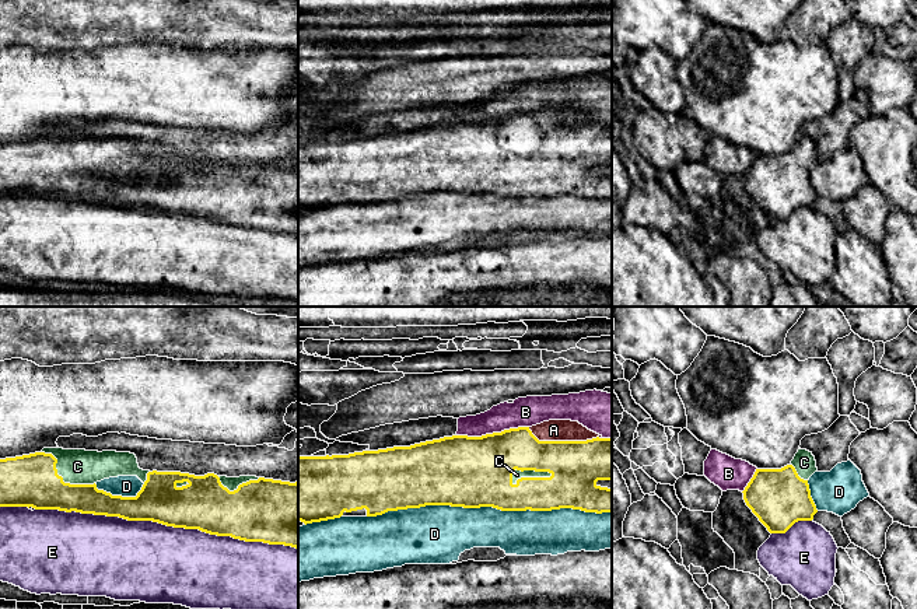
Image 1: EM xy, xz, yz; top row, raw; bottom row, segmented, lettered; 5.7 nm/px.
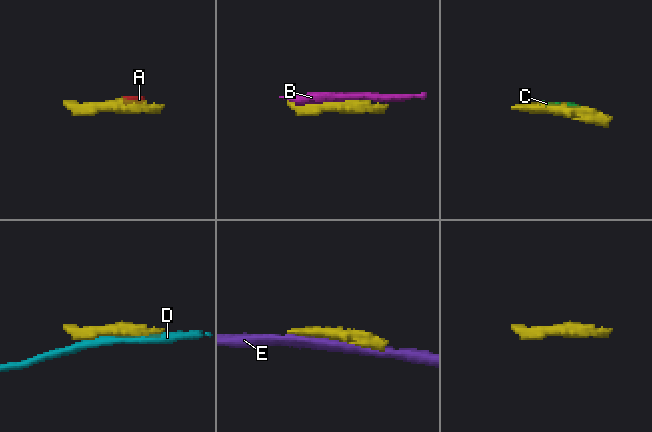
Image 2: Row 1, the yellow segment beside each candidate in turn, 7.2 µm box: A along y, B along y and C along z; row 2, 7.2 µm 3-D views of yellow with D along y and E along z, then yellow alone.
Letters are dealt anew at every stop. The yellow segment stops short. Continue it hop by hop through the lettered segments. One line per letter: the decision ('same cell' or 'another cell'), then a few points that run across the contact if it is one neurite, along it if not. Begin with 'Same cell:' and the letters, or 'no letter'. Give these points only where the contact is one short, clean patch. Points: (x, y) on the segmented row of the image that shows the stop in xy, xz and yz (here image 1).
Same cell: A, C
A: same cell
B: another cell
C: same cell
D: another cell
E: another cell

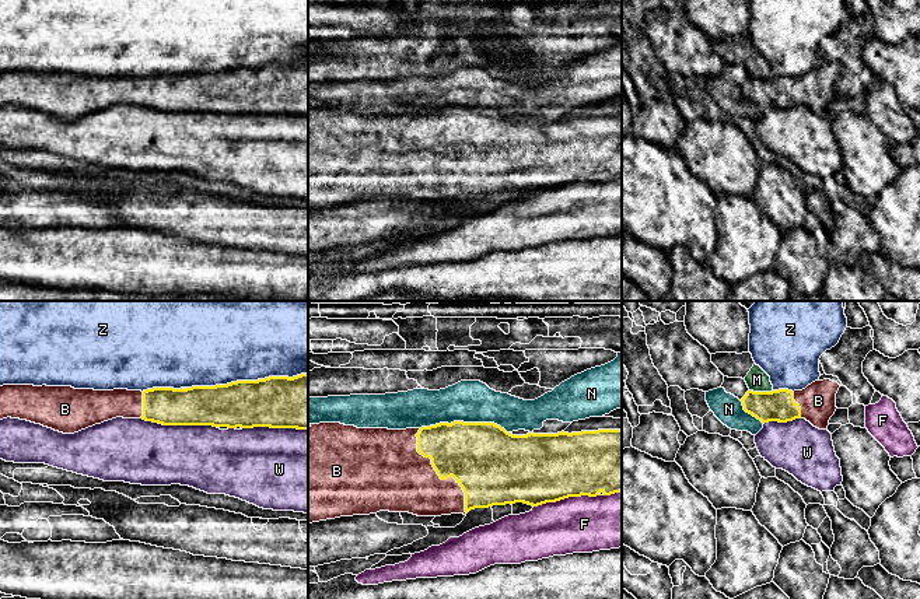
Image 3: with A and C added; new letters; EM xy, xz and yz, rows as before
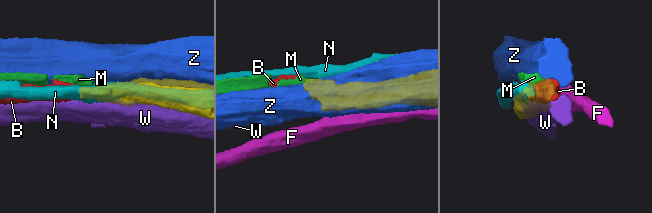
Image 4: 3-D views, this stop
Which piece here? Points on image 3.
Same cell: B
B: same cell
F: another cell
M: another cell
N: another cell
W: another cell
Z: another cell

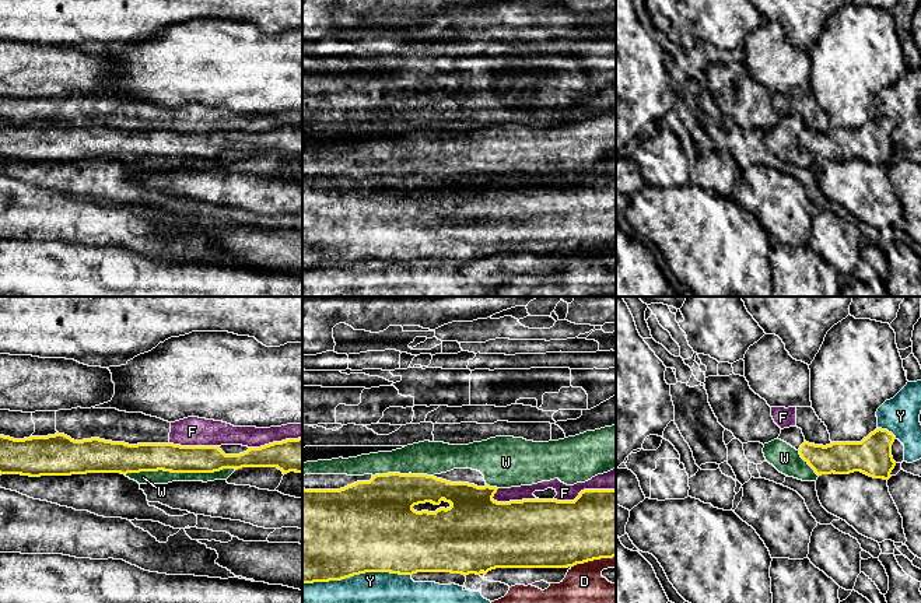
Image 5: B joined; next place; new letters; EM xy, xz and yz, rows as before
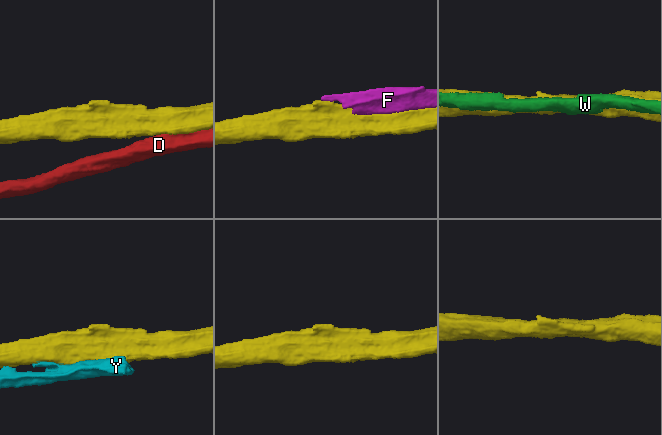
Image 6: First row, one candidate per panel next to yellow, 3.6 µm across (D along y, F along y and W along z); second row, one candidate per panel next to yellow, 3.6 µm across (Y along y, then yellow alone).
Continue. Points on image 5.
Same cell: no letter
D: another cell
F: another cell
W: another cell
Y: another cell

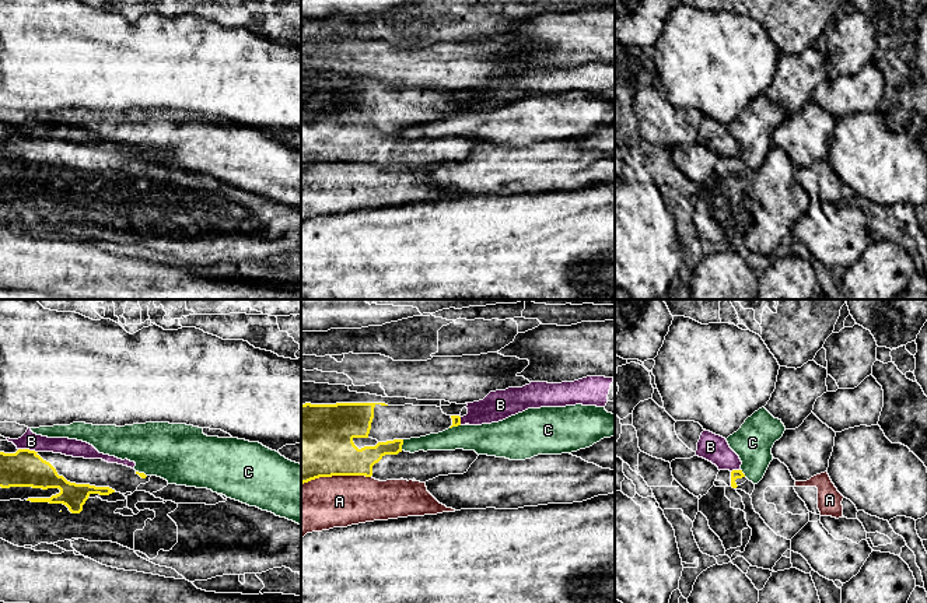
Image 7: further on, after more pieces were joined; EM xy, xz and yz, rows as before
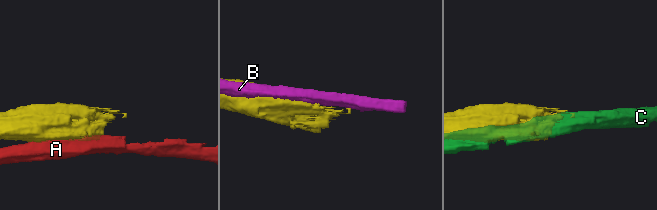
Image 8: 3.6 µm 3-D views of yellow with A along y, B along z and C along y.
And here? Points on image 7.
Same cell: no letter
A: another cell
B: another cell
C: another cell

